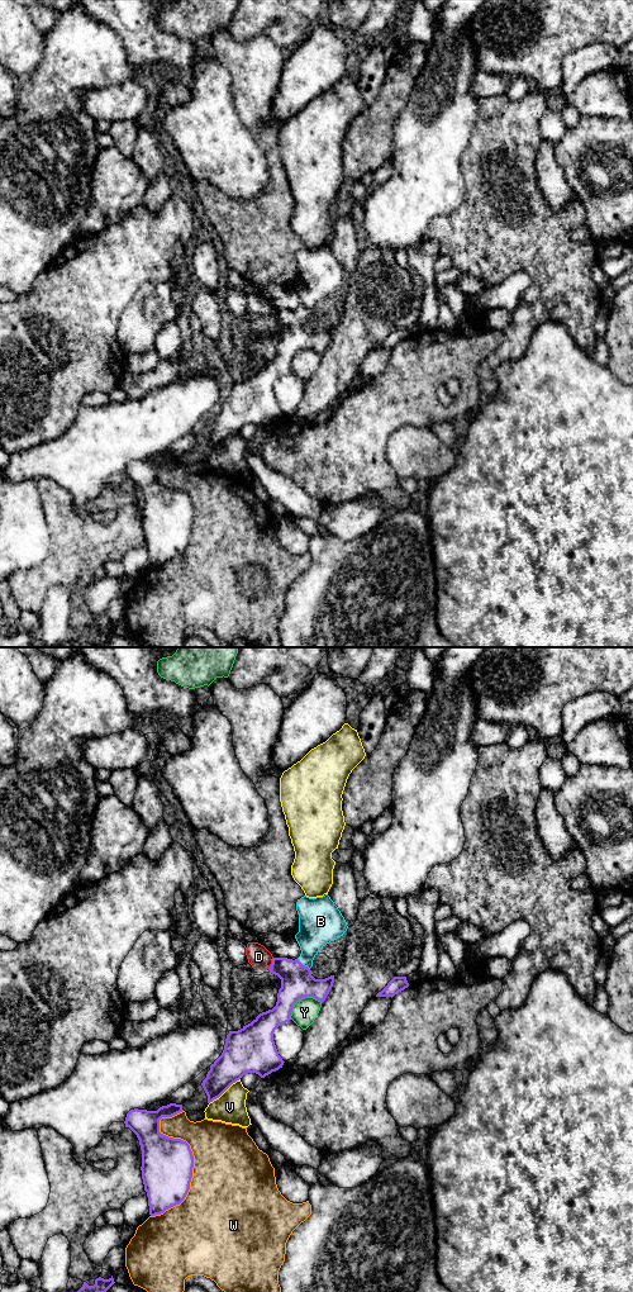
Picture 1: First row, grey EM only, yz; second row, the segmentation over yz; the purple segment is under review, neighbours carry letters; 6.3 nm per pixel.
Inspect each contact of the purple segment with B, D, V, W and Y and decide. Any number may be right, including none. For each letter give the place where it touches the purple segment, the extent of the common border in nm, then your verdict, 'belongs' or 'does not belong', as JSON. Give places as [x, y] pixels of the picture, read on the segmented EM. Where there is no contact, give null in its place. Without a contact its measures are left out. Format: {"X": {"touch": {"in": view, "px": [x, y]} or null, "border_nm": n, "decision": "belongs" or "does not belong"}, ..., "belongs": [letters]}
{"B": {"touch": {"in": "yz", "px": [301, 964]}, "border_nm": 110, "decision": "belongs"}, "D": {"touch": {"in": "yz", "px": [271, 964]}, "border_nm": 90, "decision": "does not belong"}, "V": {"touch": {"in": "yz", "px": [224, 1091]}, "border_nm": 260, "decision": "does not belong"}, "W": {"touch": {"in": "yz", "px": [193, 1157]}, "border_nm": 700, "decision": "does not belong"}, "Y": {"touch": {"in": "yz", "px": [300, 998]}, "border_nm": 240, "decision": "does not belong"}, "belongs": ["B"]}

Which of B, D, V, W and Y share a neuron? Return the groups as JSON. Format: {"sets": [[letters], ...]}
{"sets": [["B"], ["D"], ["V"], ["W"], ["Y"]]}

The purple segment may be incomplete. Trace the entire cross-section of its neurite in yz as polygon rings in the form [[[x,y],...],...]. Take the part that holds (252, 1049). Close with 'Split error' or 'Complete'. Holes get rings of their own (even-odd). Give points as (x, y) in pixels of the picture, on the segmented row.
[[[328,894],[316,898],[301,897],[296,902],[299,932],[295,939],[301,954],[298,959],[273,958],[270,973],[281,979],[277,1002],[272,1010],[260,1013],[238,1031],[229,1031],[222,1055],[210,1065],[201,1086],[208,1103],[219,1098],[247,1073],[261,1078],[284,1065],[273,1041],[275,1030],[289,1022],[294,1004],[305,997],[322,1003],[329,994],[334,975],[315,979],[310,968],[318,951],[343,936],[348,926]]]. Split error

